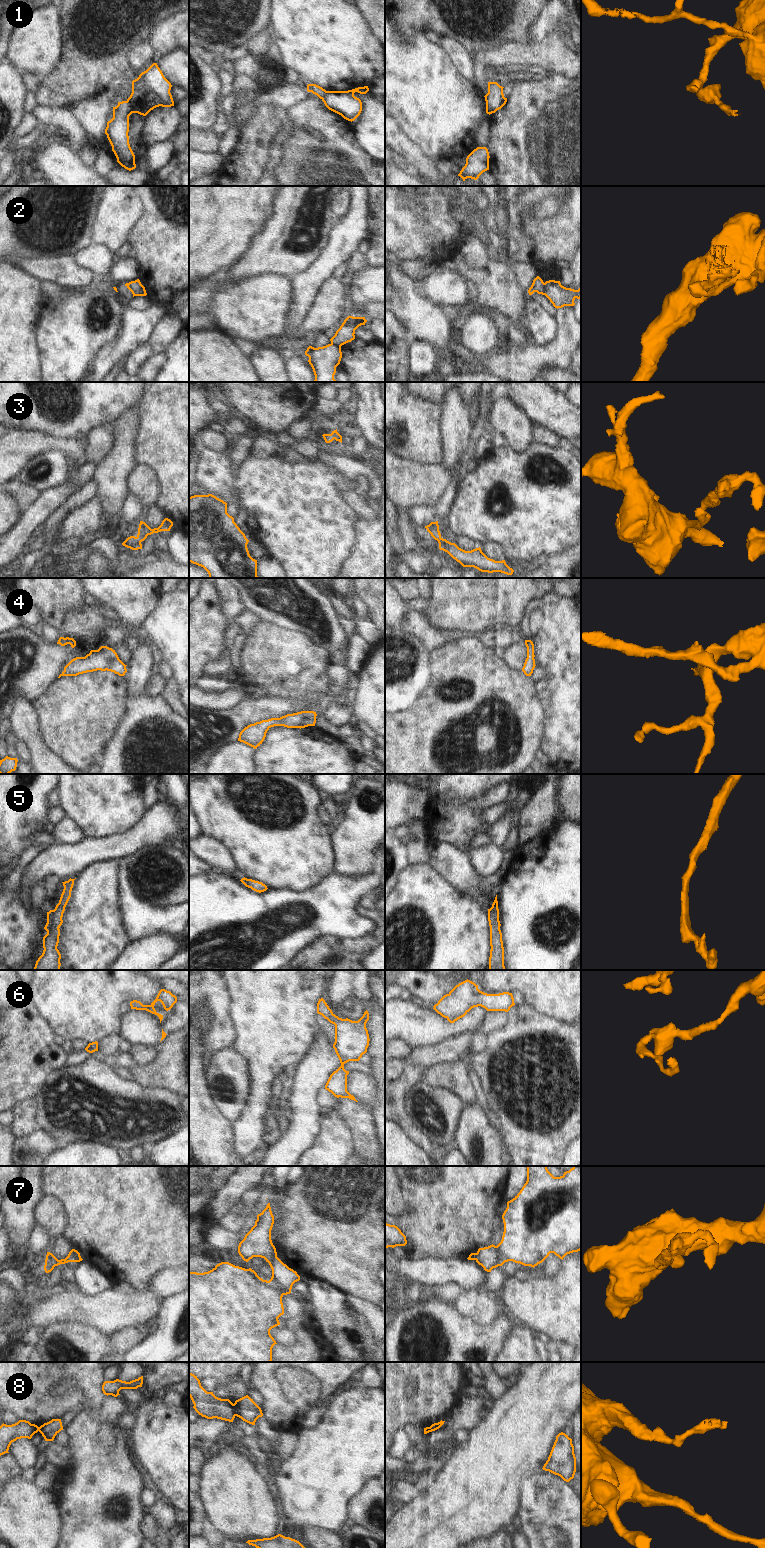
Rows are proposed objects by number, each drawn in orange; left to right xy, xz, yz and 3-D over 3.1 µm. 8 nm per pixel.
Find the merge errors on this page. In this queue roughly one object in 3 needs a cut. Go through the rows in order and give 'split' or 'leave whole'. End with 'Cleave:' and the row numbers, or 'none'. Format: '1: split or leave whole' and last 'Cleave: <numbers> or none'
1: split
2: split
3: leave whole
4: leave whole
5: leave whole
6: leave whole
7: split
8: split
Cleave: 1, 2, 7, 8

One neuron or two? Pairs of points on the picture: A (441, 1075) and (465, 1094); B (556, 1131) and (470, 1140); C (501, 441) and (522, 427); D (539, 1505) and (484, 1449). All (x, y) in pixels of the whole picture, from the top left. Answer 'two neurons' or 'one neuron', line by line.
A: one neuron
B: two neurons
C: two neurons
D: two neurons

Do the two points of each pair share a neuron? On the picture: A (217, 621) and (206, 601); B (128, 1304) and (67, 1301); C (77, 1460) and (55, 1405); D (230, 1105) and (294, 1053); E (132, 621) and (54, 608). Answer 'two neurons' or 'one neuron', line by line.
A: one neuron
B: one neuron
C: two neurons
D: two neurons
E: two neurons

